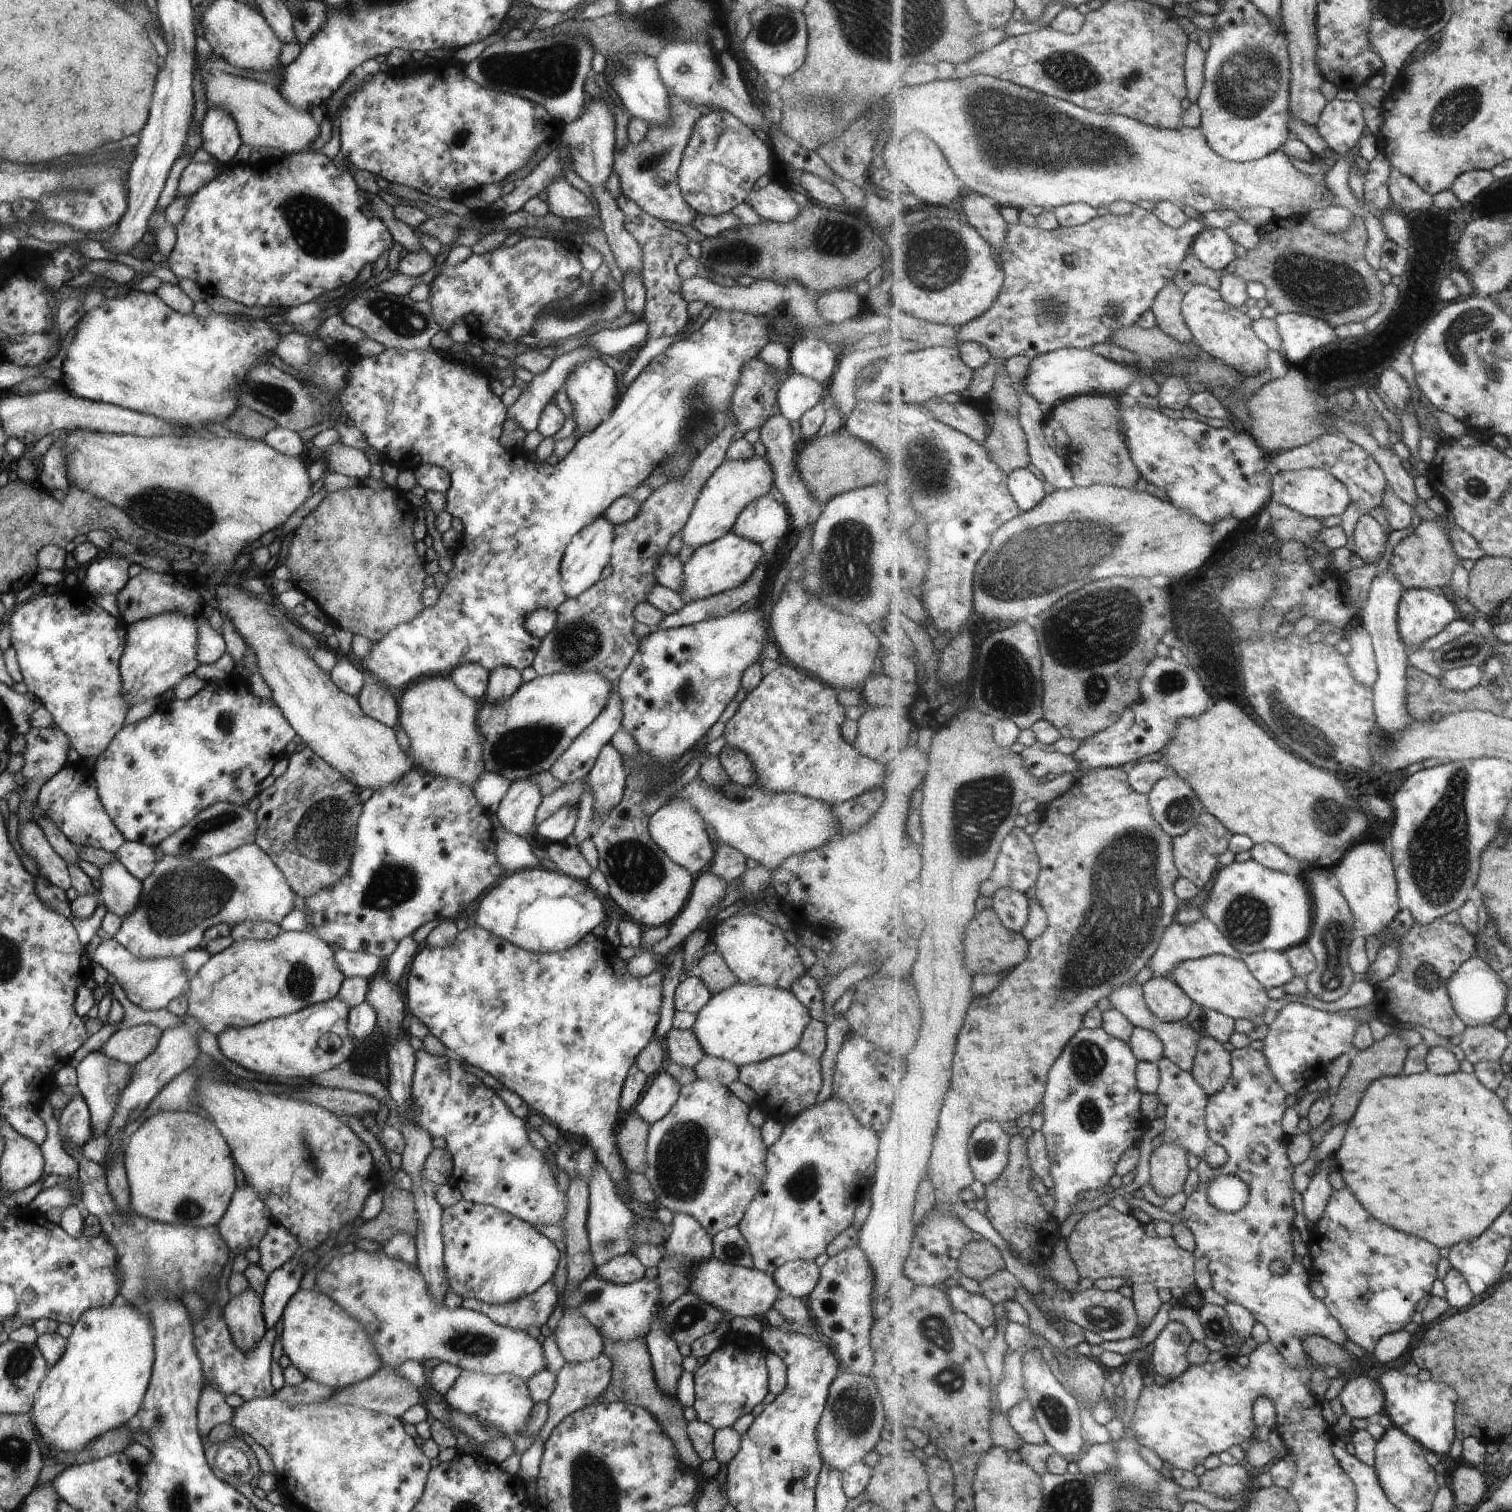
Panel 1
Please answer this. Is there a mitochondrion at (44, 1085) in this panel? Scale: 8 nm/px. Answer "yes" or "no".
no

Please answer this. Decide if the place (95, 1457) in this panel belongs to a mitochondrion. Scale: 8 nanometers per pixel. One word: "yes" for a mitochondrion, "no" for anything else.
no

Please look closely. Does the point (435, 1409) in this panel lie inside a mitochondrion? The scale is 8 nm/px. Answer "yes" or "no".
no

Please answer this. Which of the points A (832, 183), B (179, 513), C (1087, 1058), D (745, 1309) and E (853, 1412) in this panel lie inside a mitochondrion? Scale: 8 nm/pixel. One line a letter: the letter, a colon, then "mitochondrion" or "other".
A: other
B: mitochondrion
C: mitochondrion
D: other
E: mitochondrion

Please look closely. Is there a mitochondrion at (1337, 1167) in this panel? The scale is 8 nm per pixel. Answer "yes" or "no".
no

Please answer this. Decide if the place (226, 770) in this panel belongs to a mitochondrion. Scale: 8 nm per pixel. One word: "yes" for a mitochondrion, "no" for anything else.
no

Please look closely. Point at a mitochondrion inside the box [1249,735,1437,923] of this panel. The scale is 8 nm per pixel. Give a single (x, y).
(1329, 816)

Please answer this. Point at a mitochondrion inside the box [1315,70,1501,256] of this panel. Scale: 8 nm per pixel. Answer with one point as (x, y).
(1455, 110)

